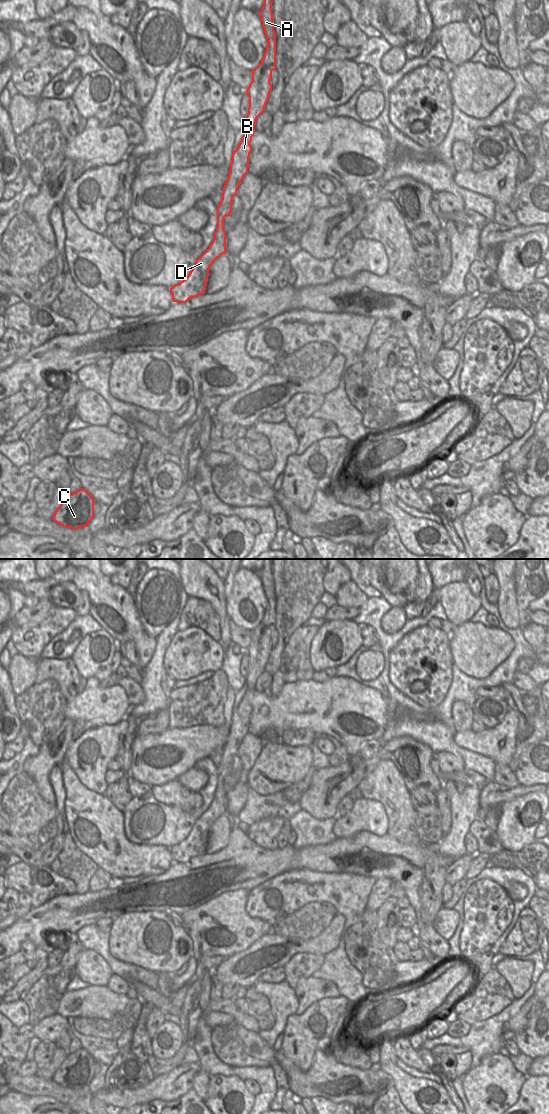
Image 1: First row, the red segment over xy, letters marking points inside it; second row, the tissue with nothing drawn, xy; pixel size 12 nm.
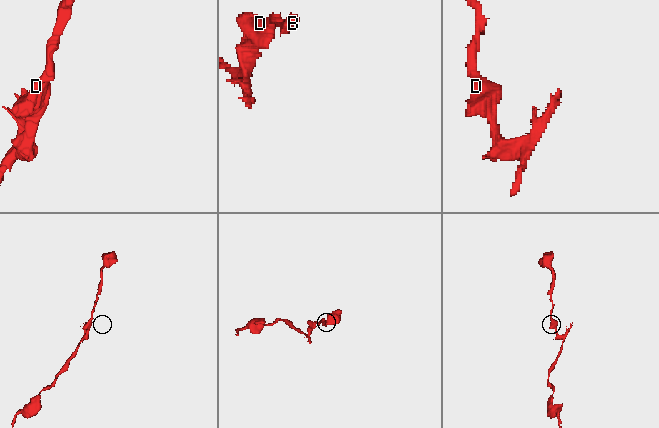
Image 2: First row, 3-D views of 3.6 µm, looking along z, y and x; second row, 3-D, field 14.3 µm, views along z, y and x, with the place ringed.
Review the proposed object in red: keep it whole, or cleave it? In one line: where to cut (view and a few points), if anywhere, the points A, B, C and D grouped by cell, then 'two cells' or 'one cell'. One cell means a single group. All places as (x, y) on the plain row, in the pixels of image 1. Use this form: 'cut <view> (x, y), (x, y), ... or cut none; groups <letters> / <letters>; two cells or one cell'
cut none; groups A B C D; one cell

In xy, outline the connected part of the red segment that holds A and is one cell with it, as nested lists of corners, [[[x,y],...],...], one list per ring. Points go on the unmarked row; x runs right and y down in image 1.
[[[264,559],[264,565],[258,573],[265,596],[268,600],[261,623],[253,629],[252,641],[246,650],[249,657],[248,674],[245,677],[246,693],[238,707],[232,713],[229,736],[223,747],[222,759],[217,767],[217,787],[214,799],[209,808],[196,820],[189,835],[180,843],[170,848],[173,862],[186,863],[189,859],[205,853],[209,830],[213,822],[226,814],[226,792],[224,780],[232,773],[233,757],[248,733],[249,717],[252,711],[250,705],[255,692],[257,678],[265,671],[272,645],[272,631],[276,629],[276,593],[272,573],[273,559]]]

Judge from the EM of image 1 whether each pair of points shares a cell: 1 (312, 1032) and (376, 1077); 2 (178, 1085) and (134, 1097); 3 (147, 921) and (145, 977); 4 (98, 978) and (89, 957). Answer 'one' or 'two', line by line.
1: two
2: one
3: two
4: one

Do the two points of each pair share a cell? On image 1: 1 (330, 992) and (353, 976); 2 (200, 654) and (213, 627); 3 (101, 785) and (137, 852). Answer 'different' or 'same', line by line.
1: different
2: different
3: different

